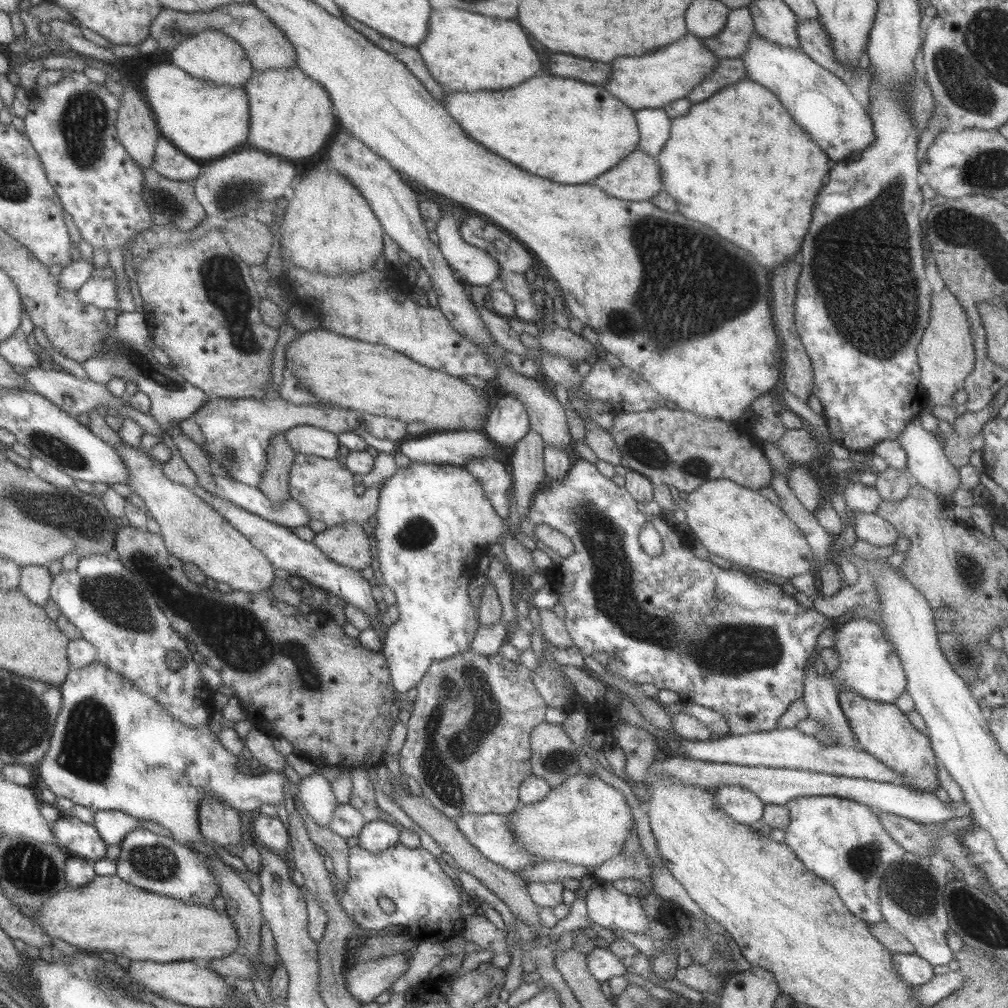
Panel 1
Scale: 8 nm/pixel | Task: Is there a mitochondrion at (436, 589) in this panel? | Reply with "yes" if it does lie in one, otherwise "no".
no

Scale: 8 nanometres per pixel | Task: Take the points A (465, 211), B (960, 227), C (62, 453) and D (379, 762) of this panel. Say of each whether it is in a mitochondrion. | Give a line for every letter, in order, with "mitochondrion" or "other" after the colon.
A: other
B: mitochondrion
C: mitochondrion
D: other

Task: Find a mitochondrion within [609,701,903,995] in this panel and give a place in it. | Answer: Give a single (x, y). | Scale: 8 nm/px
(864, 859)

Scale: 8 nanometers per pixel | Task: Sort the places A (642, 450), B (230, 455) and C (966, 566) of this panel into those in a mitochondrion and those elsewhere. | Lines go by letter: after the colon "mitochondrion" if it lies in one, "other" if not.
A: mitochondrion
B: mitochondrion
C: mitochondrion

